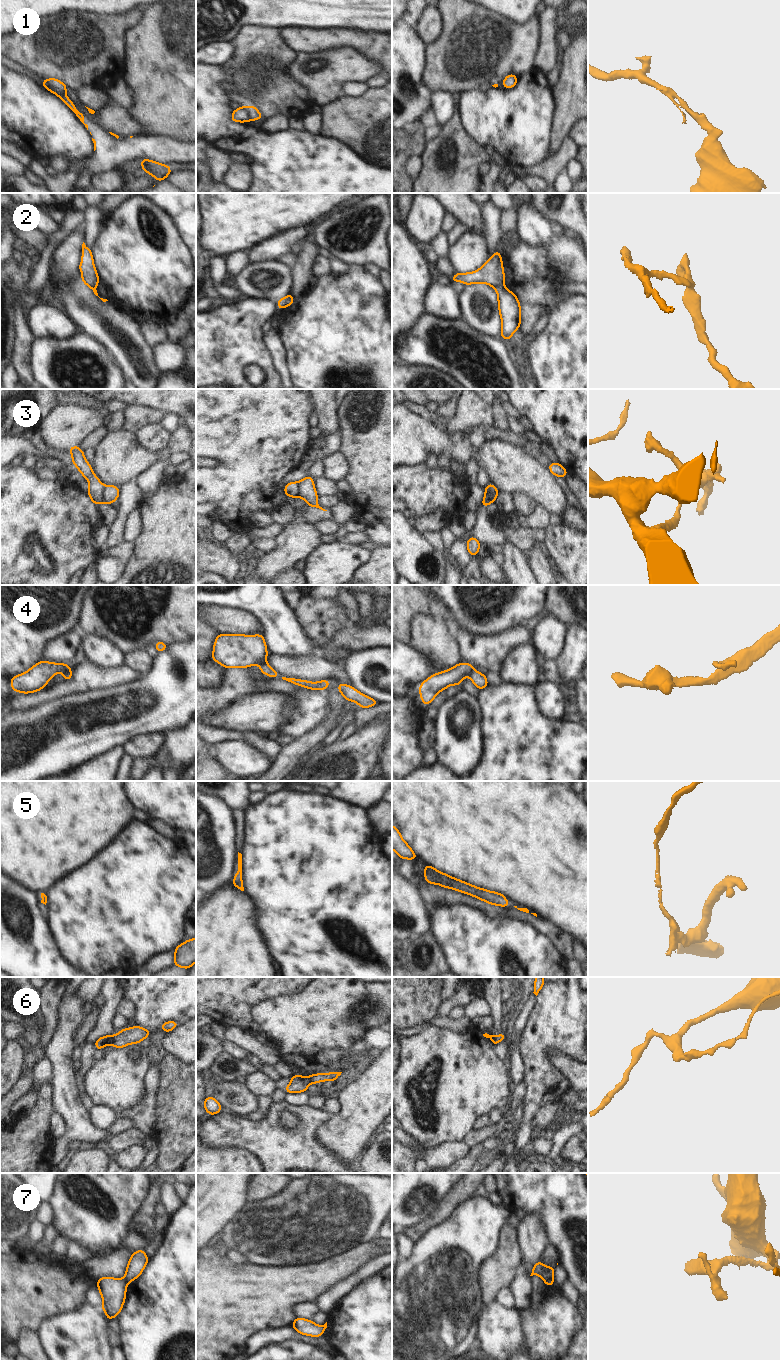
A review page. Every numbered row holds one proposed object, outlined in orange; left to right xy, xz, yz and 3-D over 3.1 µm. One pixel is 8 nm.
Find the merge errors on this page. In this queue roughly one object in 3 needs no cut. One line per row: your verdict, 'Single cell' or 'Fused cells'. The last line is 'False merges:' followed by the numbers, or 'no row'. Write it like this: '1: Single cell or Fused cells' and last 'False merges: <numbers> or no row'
1: Fused cells
2: Fused cells
3: Fused cells
4: Fused cells
5: Single cell
6: Fused cells
7: Fused cells
False merges: 1, 2, 3, 4, 6, 7

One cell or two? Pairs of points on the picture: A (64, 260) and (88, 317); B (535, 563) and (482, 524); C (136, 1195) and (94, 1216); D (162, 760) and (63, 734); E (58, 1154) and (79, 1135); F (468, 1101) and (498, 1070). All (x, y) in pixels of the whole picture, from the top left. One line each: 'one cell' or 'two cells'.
A: two cells
B: two cells
C: one cell
D: two cells
E: one cell
F: one cell

